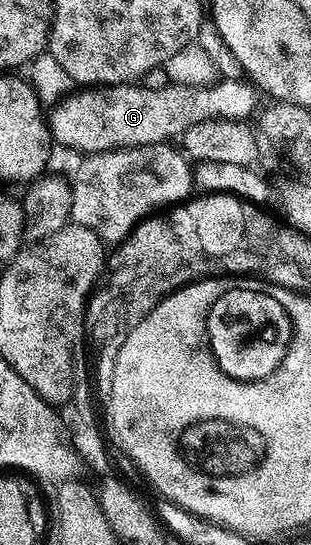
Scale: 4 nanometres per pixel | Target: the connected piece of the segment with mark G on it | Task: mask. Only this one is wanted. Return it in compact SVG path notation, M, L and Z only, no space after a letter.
M223 80L216 81L213 86L176 86L170 84L169 86L158 89L157 91L150 91L141 84L124 84L122 86L96 86L94 88L79 88L74 92L62 98L61 101L56 102L49 110L49 131L51 133L54 145L56 147L64 146L67 150L80 150L80 155L86 156L89 154L103 154L107 150L128 150L134 146L152 146L158 142L167 144L172 140L178 139L184 130L188 130L193 124L197 124L201 120L209 118L238 118L240 120L250 119L250 114L256 113L255 110L255 94L257 90L250 81L242 80L243 82L223 82Z

